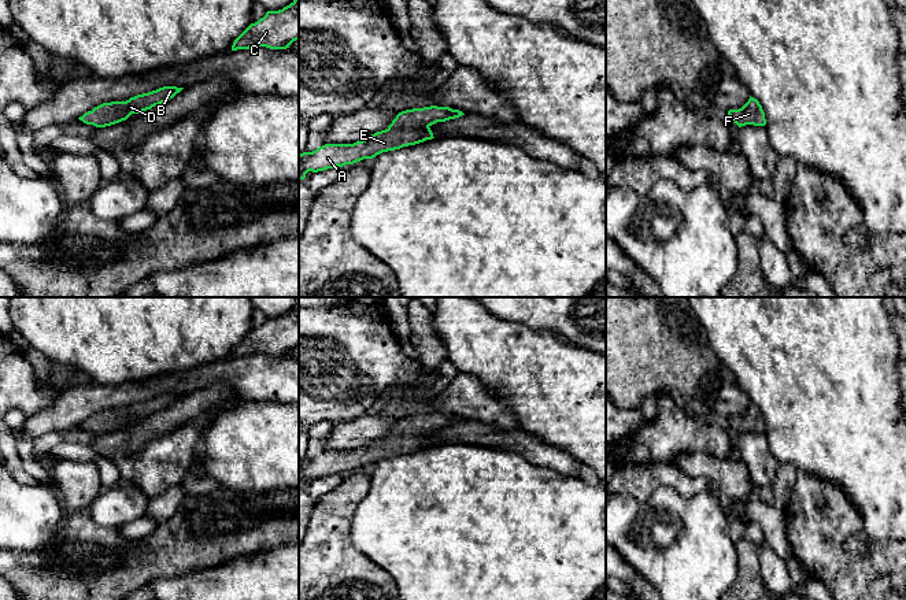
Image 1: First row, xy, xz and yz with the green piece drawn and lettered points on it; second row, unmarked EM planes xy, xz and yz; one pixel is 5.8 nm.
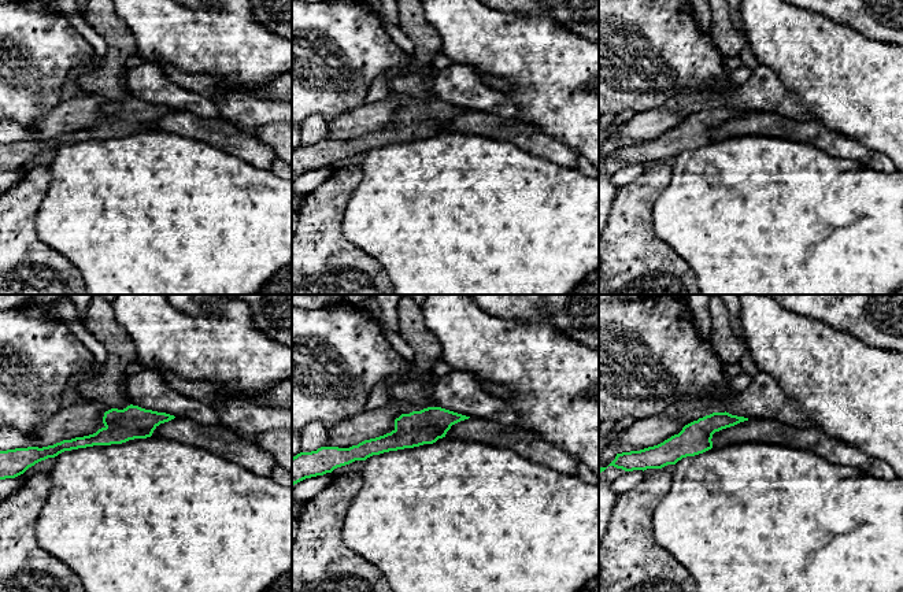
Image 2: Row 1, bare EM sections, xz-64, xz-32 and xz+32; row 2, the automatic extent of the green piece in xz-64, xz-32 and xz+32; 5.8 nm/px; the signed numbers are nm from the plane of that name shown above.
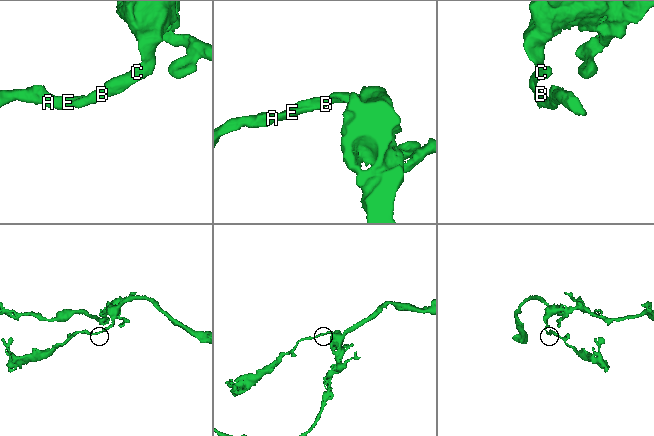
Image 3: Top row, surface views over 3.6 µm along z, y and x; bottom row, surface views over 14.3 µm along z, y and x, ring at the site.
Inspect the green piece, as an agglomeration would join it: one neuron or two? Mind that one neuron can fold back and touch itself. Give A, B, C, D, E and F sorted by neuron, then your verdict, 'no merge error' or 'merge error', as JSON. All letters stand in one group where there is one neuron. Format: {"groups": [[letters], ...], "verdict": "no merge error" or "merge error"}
{"groups": [["A", "B", "C", "D", "E", "F"]], "verdict": "no merge error"}

